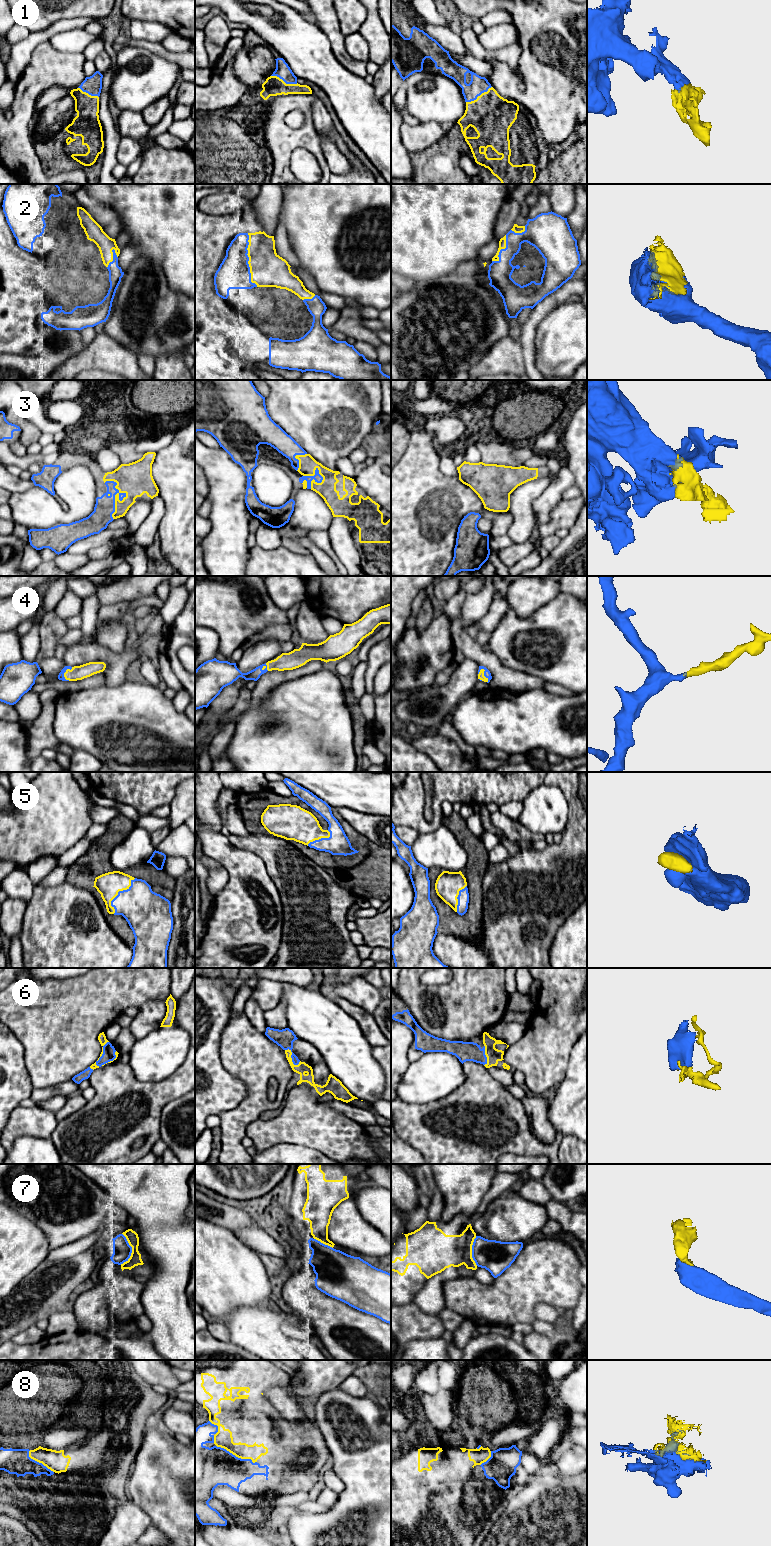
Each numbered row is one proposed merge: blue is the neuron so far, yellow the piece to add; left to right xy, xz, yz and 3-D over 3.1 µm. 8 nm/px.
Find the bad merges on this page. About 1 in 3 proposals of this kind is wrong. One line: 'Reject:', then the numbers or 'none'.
Reject: 7

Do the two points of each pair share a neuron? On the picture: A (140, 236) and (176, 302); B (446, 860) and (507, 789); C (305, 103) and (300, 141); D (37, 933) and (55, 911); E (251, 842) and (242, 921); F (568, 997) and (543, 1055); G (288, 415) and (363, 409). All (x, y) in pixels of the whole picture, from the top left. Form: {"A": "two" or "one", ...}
{"A": "two", "B": "two", "C": "one", "D": "one", "E": "two", "F": "one", "G": "one"}

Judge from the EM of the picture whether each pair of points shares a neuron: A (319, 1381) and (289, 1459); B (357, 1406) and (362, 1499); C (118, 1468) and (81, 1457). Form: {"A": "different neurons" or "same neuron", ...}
{"A": "different neurons", "B": "same neuron", "C": "same neuron"}

